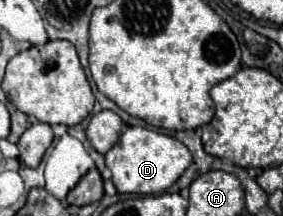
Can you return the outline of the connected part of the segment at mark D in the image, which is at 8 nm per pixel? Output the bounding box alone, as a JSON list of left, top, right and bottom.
[105,126,191,194]

